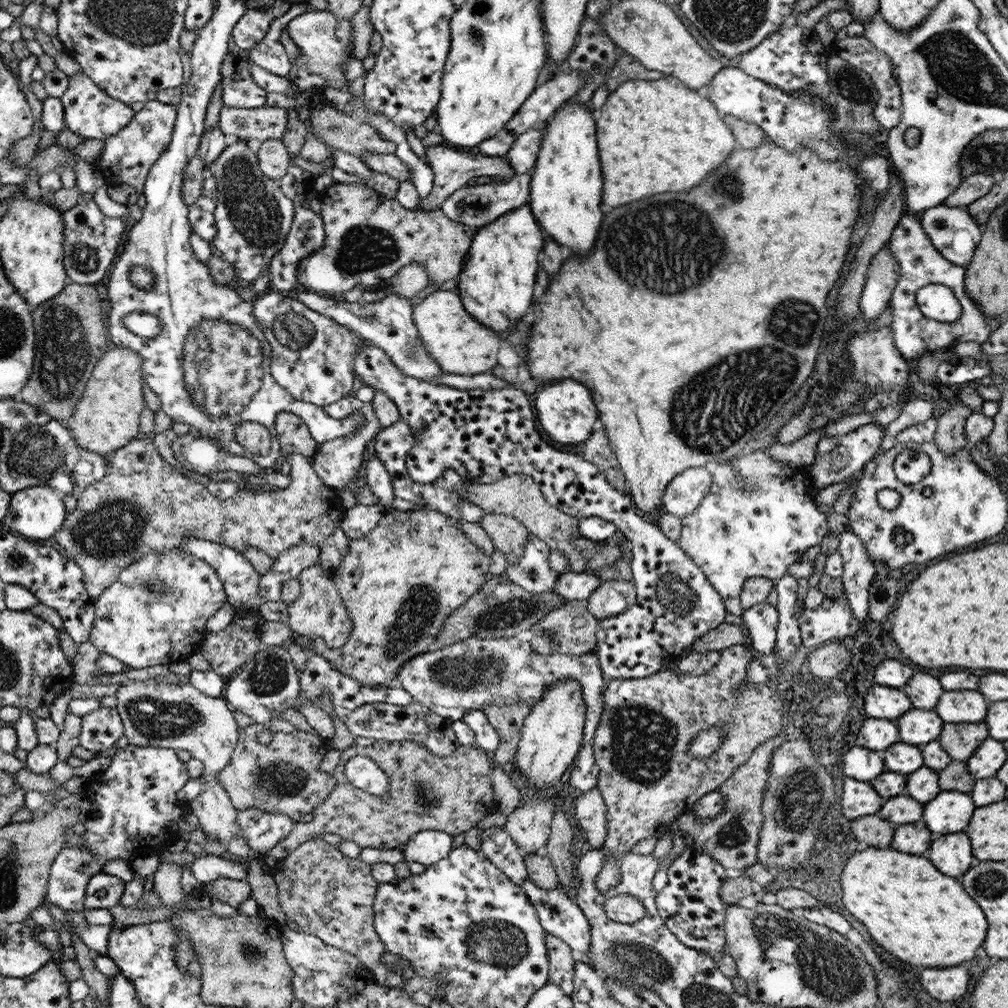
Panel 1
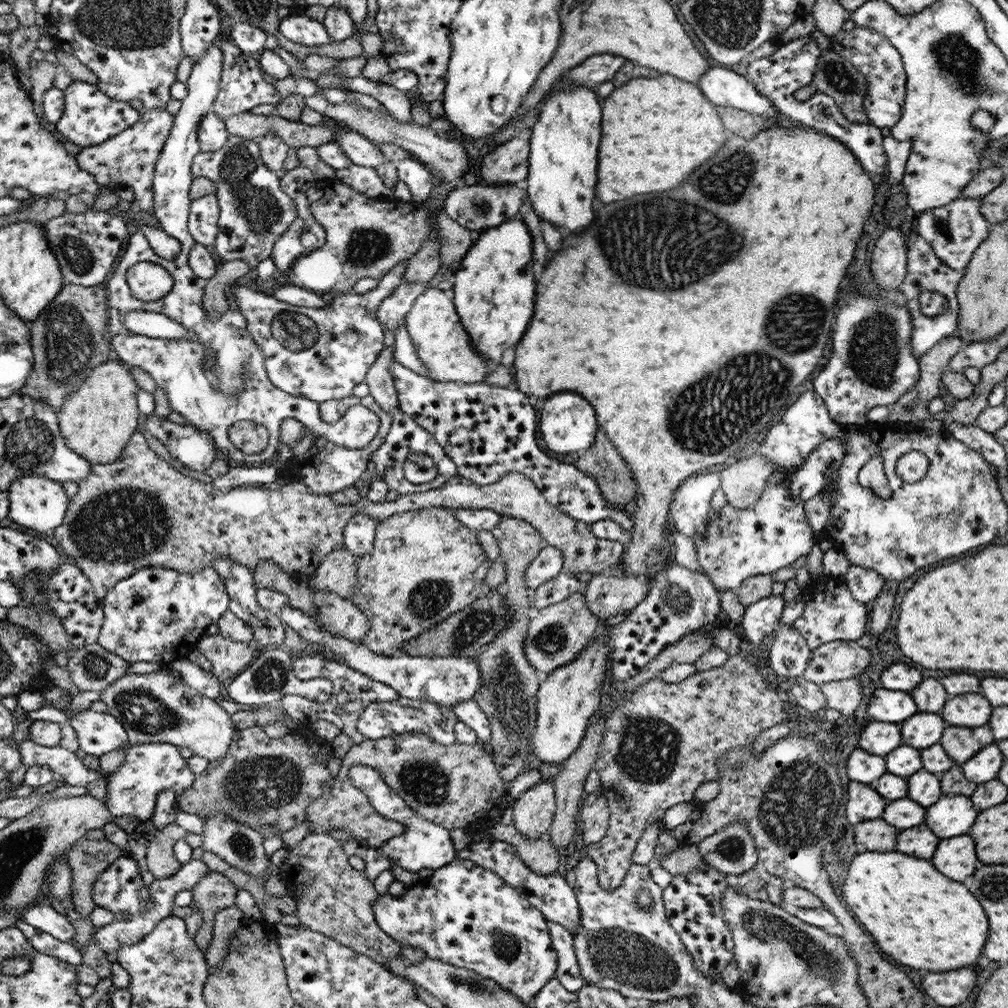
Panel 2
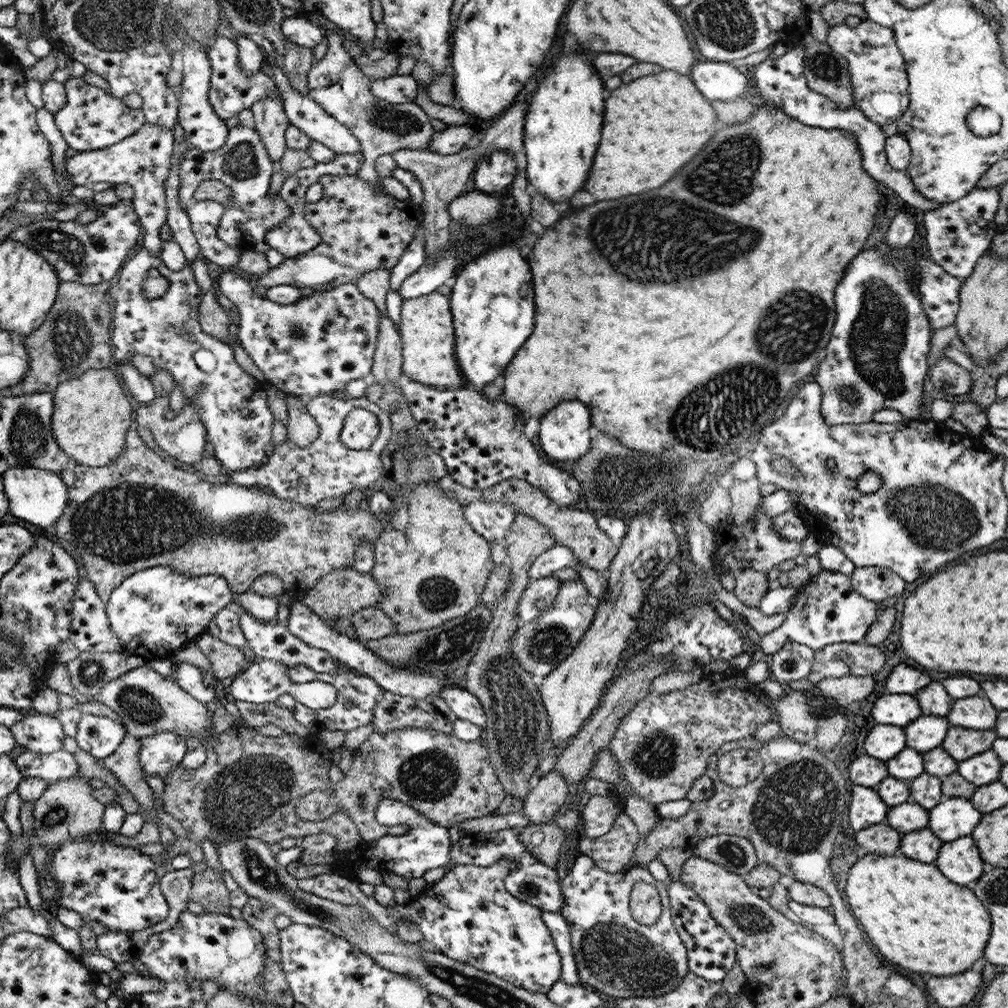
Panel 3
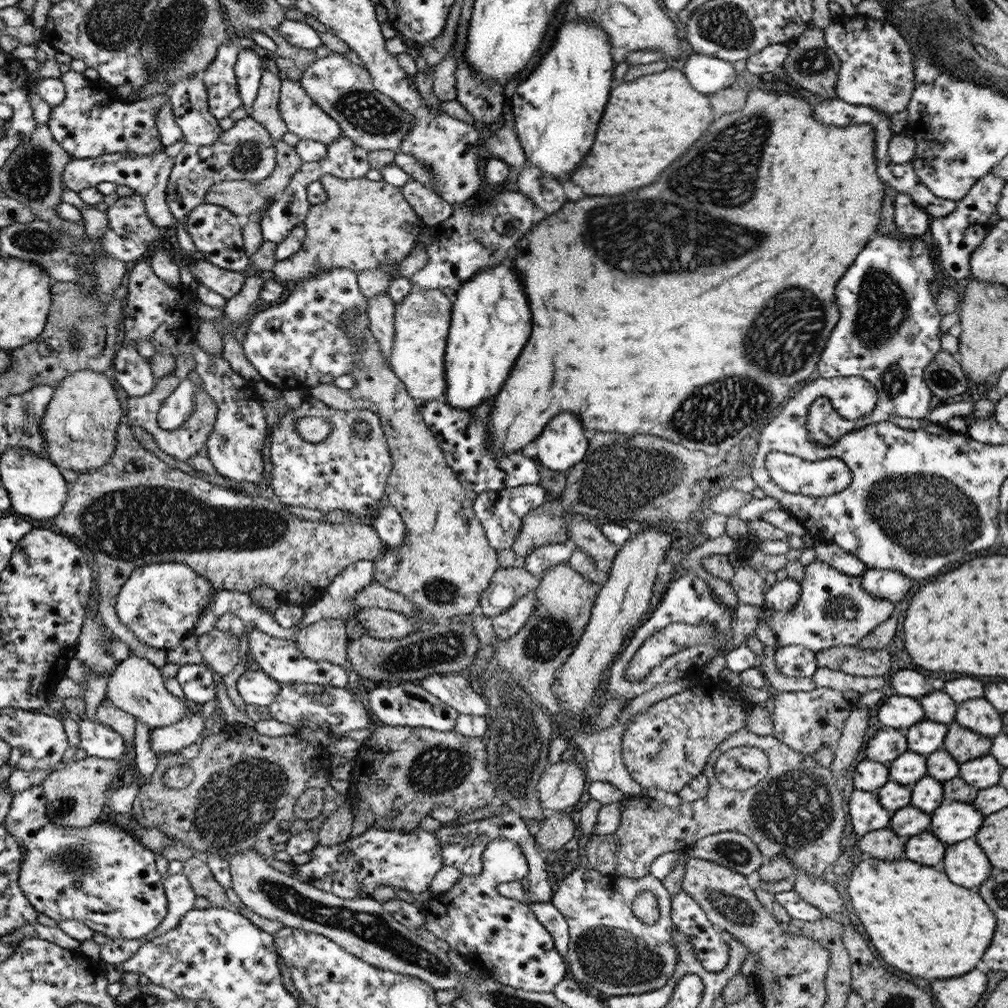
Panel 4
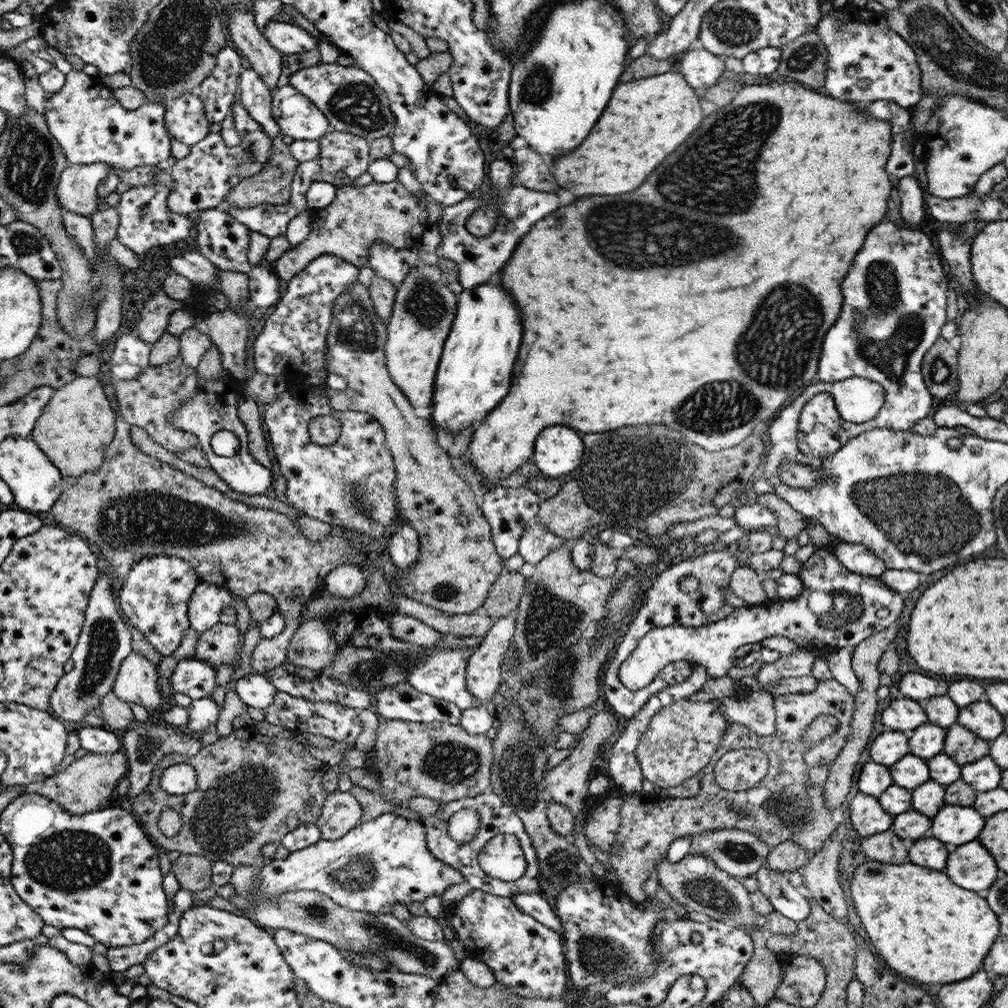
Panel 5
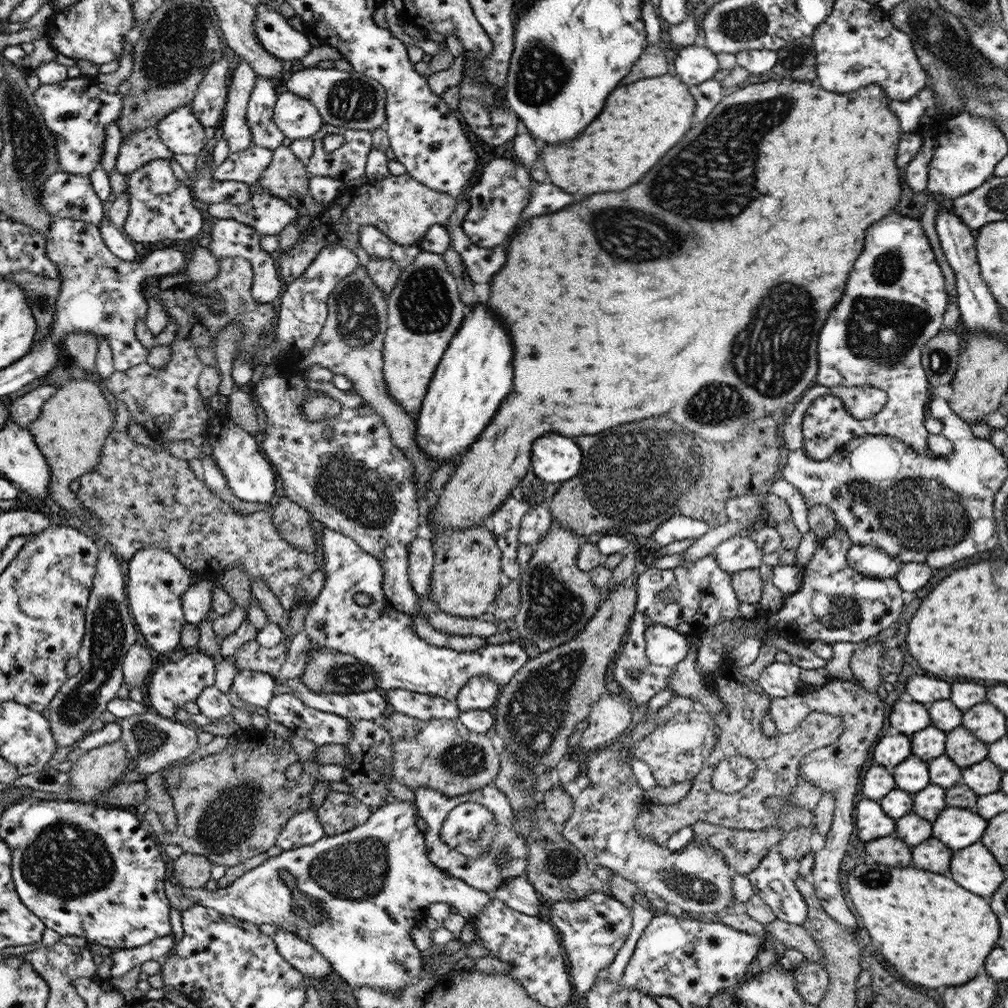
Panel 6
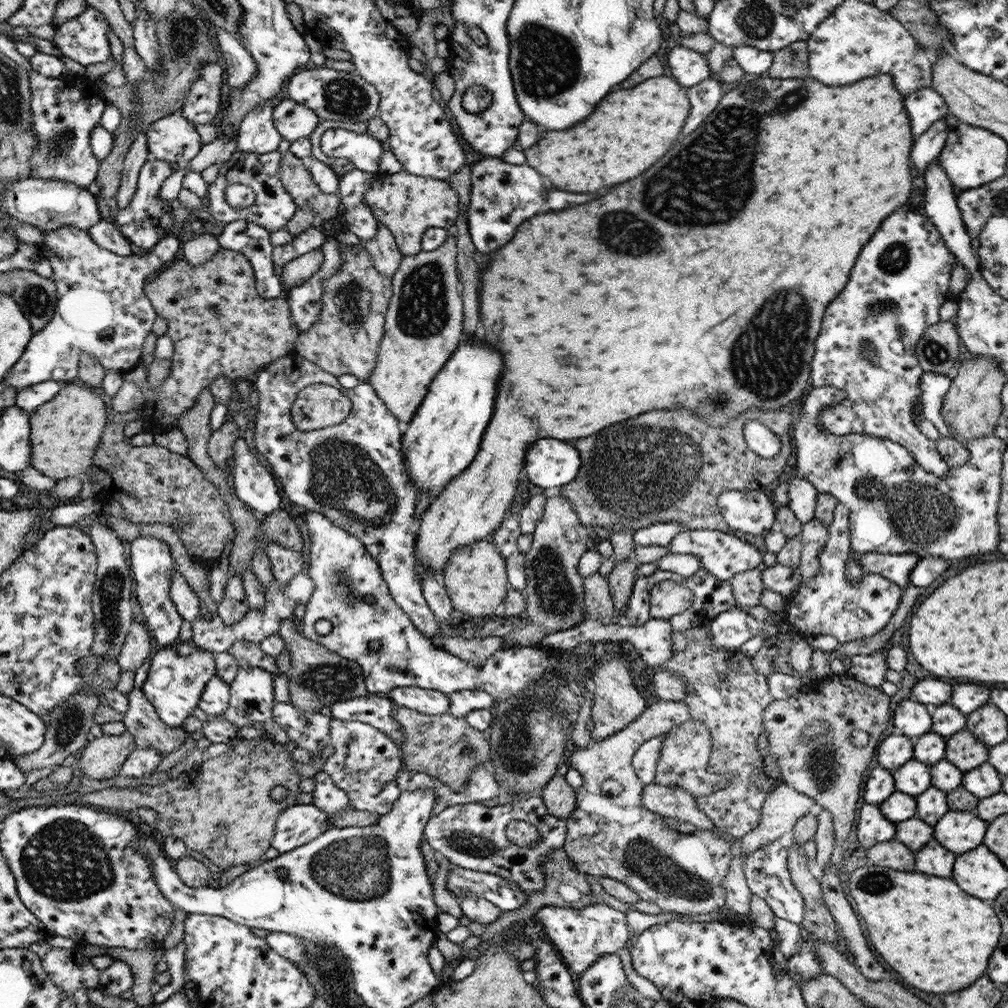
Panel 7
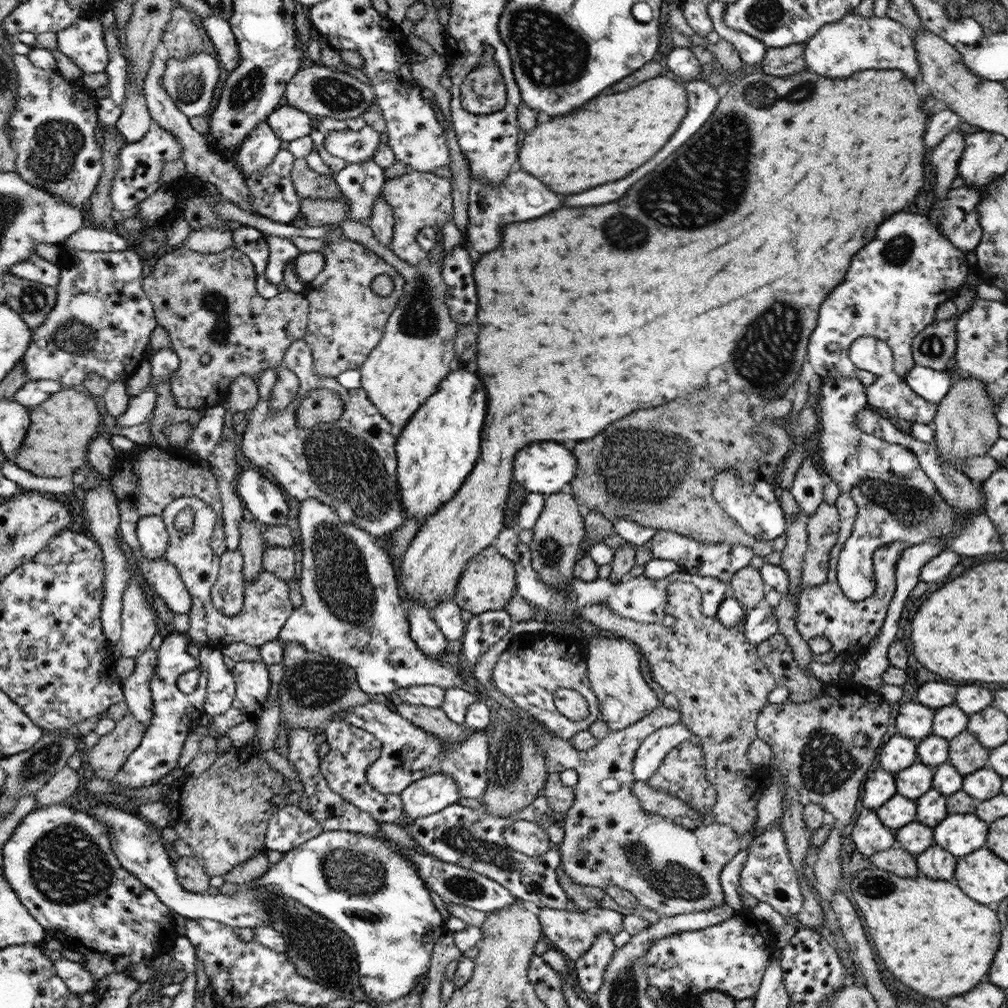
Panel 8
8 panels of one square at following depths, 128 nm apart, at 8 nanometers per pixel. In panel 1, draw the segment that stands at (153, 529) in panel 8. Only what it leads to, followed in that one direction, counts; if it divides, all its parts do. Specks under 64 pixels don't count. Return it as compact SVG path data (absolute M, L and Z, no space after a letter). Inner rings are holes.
M172 549L166 553L146 555L123 568L119 580L95 598L96 617L89 641L104 654L128 664L131 669L150 668L158 664L180 662L198 653L198 644L206 638L206 622L227 600L222 578L211 564L186 549Z

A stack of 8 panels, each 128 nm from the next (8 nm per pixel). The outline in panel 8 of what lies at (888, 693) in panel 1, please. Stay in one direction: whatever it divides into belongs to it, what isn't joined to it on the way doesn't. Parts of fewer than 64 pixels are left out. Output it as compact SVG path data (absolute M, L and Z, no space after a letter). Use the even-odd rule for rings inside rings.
M906 701L902 704L896 717L896 732L913 740L922 740L932 735L935 712L920 703Z

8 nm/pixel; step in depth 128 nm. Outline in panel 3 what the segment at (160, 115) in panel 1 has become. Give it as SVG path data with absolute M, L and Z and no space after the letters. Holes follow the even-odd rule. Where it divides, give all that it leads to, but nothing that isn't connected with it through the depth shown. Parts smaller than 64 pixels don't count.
M144 123L136 134L122 139L115 146L99 151L79 152L67 159L65 168L73 186L91 186L94 182L129 184L135 189L133 206L142 224L142 245L152 255L160 257L162 240L158 235L161 226L167 222L167 178L174 156L174 131L156 123Z

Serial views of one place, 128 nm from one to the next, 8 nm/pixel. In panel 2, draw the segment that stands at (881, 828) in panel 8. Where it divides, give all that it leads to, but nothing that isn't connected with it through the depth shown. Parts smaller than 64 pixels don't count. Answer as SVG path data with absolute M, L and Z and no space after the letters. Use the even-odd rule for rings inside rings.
M850 781L848 786L846 817L851 824L860 824L864 820L880 818L888 801L884 799L873 785Z

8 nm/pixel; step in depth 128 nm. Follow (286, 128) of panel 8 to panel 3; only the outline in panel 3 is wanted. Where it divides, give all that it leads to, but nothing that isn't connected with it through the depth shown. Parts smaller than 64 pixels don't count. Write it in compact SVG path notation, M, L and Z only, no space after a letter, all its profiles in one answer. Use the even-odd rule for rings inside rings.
M274 65L274 70L271 70L271 68L267 70L272 75L275 84L281 91L280 97L284 100L283 109L284 112L287 113L289 124L298 127L303 133L306 133L306 135L310 137L310 140L328 146L328 148L334 150L337 155L358 154L358 152L361 152L360 141L356 139L356 136L350 132L347 126L340 124L335 118L332 118L327 111L319 104L316 104L310 97L306 96L306 98L302 99L294 94L289 78L278 65Z

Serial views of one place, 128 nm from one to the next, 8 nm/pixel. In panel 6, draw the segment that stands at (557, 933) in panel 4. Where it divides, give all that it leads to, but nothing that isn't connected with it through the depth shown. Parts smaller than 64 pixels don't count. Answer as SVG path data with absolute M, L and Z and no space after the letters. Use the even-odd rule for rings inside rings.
M516 876L502 882L502 886L496 888L491 895L492 898L504 901L513 910L527 916L538 917L540 914L538 893L525 876Z

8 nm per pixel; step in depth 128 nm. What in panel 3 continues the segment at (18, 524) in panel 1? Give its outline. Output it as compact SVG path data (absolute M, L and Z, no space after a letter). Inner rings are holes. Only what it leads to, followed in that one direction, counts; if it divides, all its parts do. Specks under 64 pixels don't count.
M24 464L8 468L6 478L3 479L3 491L8 497L9 512L12 516L44 529L50 529L59 522L60 516L67 510L70 498L66 484L62 484L62 480L56 474Z

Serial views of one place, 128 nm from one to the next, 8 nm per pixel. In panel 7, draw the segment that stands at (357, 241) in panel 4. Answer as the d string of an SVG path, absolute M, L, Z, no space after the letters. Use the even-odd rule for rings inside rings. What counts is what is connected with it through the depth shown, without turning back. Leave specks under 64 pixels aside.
M404 169L396 174L376 174L364 198L364 204L370 206L377 222L392 232L403 255L414 255L421 251L422 237L429 228L454 229L460 204L458 194L448 181L416 176ZM320 247L286 263L279 270L285 290L296 288L308 281L312 275L316 274L316 271L320 271L322 263L324 263L324 256Z

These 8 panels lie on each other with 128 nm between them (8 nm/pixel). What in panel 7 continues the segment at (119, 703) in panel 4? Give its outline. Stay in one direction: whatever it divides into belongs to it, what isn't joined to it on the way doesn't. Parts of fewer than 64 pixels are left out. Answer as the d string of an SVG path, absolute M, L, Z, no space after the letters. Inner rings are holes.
M137 617L127 636L127 642L120 651L119 664L123 665L124 670L135 672L144 664L144 660L150 656L150 652L154 652L154 646L150 646L150 644L152 644L150 634L140 624L140 617Z

